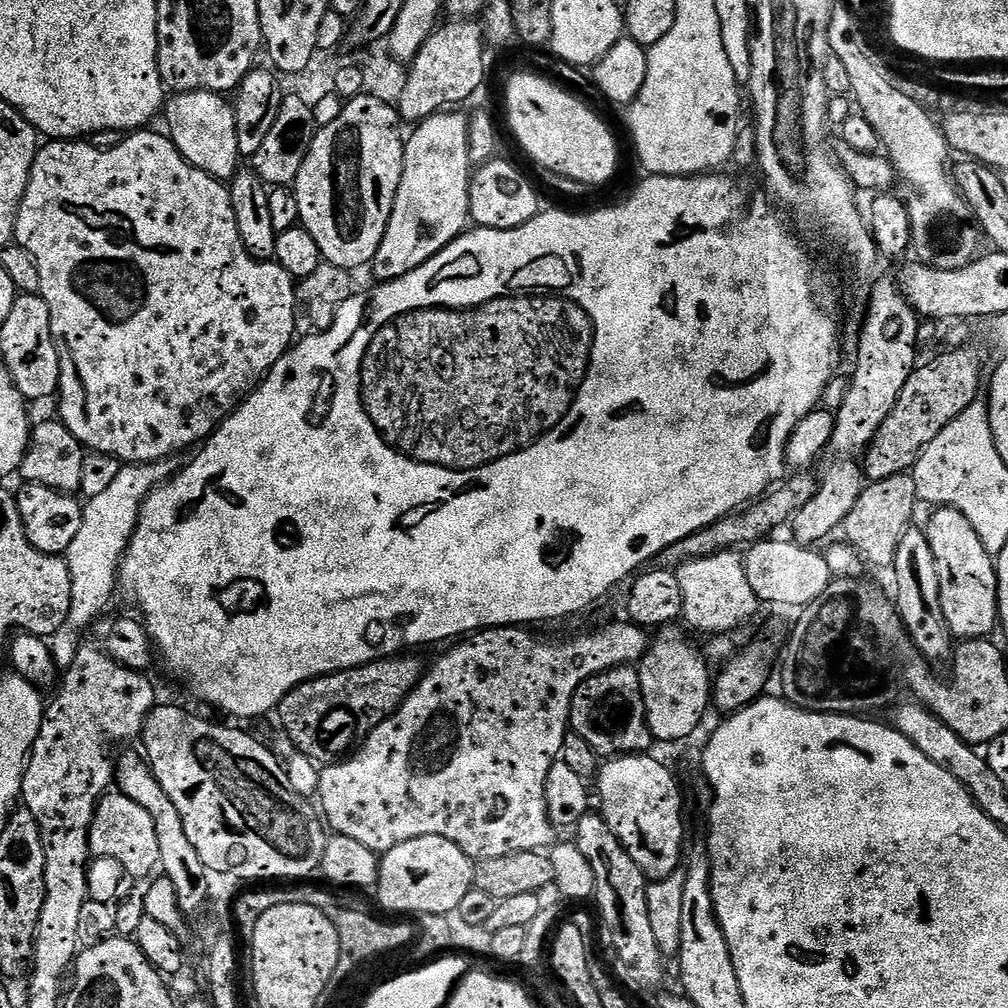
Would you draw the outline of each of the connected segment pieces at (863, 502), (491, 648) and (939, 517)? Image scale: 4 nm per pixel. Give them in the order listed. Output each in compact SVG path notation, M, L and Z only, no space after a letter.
M911 474L891 476L881 480L873 480L862 490L858 502L854 502L854 510L846 514L842 525L843 539L851 544L861 557L876 568L891 569L898 554L898 544L903 535L913 527L912 515L918 508L914 478Z
M623 622L624 624L604 624L601 628L596 628L593 632L584 632L581 636L568 636L565 640L539 640L535 636L535 631L529 630L524 626L509 626L507 628L485 628L475 634L469 635L467 638L461 639L459 642L453 643L452 648L449 652L444 652L440 657L437 658L433 664L425 671L424 676L418 682L418 686L415 690L407 696L402 702L402 706L398 706L398 710L393 716L384 716L381 719L381 724L373 730L368 736L368 741L360 748L360 753L357 756L352 756L349 758L345 764L340 764L341 762L332 762L327 765L328 768L320 776L320 804L318 800L318 808L322 813L323 819L326 821L327 827L331 829L333 833L345 836L346 838L354 838L354 842L362 842L362 846L366 846L370 851L377 854L383 854L394 850L394 846L398 846L402 842L410 842L410 838L426 838L427 836L437 836L438 838L446 838L450 842L454 842L460 847L468 857L473 860L473 862L479 862L485 860L486 858L506 858L506 854L518 854L519 852L539 852L541 850L548 850L552 848L558 840L558 829L555 824L553 824L550 817L548 817L548 807L546 806L546 774L550 774L550 766L558 757L560 756L560 751L562 750L562 742L564 741L564 735L570 731L570 721L572 719L572 699L574 694L578 690L578 686L582 686L582 682L586 682L592 676L597 676L602 674L606 670L611 668L622 668L625 666L635 665L644 657L648 652L648 645L650 643L650 636L645 629L641 628L638 624L633 624L631 622Z
M937 507L928 520L926 533L937 562L938 583L941 586L942 611L954 637L961 641L991 637L998 628L998 578L996 561L982 546L965 514L947 507Z

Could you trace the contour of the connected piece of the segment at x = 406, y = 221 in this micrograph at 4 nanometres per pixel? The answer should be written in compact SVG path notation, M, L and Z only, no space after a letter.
M463 111L437 112L423 124L411 129L412 137L409 135L404 145L404 169L398 194L394 198L394 210L382 238L382 246L378 246L378 254L374 254L370 265L373 281L401 280L403 276L410 274L410 270L418 270L418 266L434 258L434 254L438 254L452 240L457 240L469 227L468 207L474 169L468 149L468 116L460 112Z

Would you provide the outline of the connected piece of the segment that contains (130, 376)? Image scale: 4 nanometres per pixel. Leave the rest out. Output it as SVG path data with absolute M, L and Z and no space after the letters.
M137 130L131 134L125 135L121 144L116 144L113 148L95 148L92 142L81 142L80 140L54 140L44 145L37 151L28 185L24 191L24 197L20 203L20 209L16 215L16 235L15 243L21 244L34 258L38 266L38 282L40 283L39 295L50 306L50 330L56 343L56 349L60 355L60 387L58 389L58 401L60 400L59 419L78 438L78 442L83 444L85 449L93 452L100 452L104 456L113 456L124 464L152 464L156 460L166 460L175 457L175 452L180 452L183 448L188 448L191 444L199 445L208 439L222 421L228 419L253 392L256 391L261 380L267 376L269 370L283 358L285 352L293 347L295 330L295 292L296 284L294 279L283 269L283 266L272 260L256 260L250 254L246 254L246 246L242 246L242 238L238 234L238 222L234 218L234 206L228 193L229 185L223 180L215 180L210 174L198 170L174 146L172 137L160 132L148 132L152 130Z

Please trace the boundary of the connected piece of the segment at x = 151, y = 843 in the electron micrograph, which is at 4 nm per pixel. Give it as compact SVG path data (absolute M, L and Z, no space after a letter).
M109 790L96 804L96 813L88 835L88 850L93 857L116 858L125 867L127 875L151 877L157 871L158 834L154 830L154 818L138 802L119 790Z

